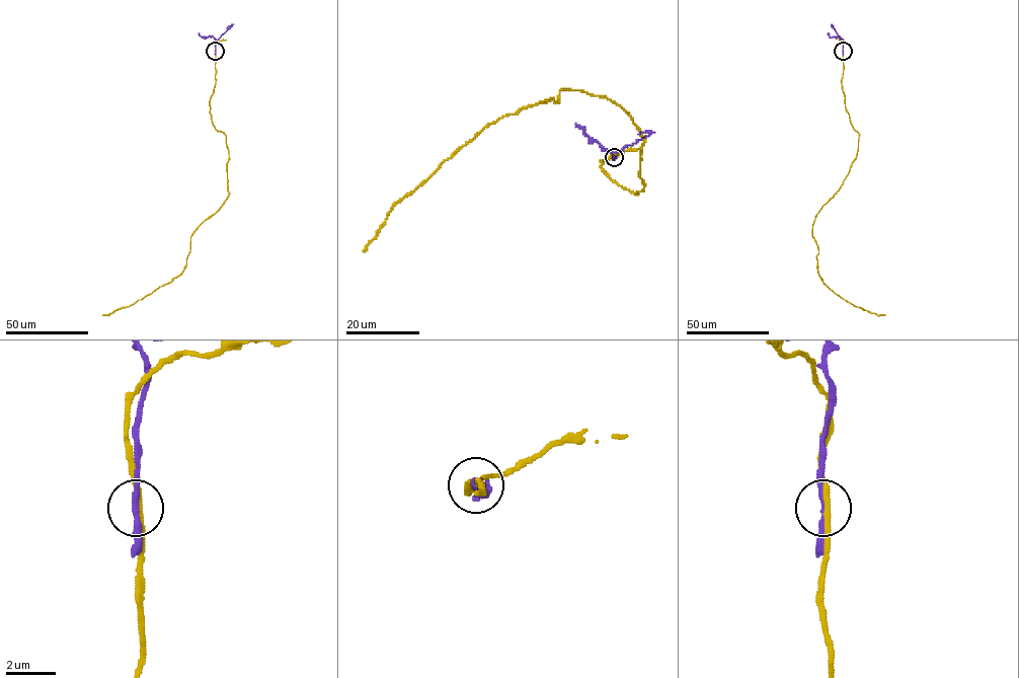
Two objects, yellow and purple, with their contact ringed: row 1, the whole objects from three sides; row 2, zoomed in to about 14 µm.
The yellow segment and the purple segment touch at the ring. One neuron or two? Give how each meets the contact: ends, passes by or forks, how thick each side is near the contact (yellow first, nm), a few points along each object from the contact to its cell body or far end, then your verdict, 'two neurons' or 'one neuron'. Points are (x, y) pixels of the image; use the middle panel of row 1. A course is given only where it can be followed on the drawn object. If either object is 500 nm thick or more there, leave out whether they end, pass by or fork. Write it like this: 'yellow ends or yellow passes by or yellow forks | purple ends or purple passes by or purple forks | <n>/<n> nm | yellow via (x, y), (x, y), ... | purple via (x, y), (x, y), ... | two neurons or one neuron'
yellow passes by | purple passes by | 200/220 nm | yellow via (614, 156), (607, 174), (642, 190), (629, 115), (564, 88), (488, 124), (363, 251) | purple via (614, 156), (615, 152), (649, 133), (638, 134) | two neurons

